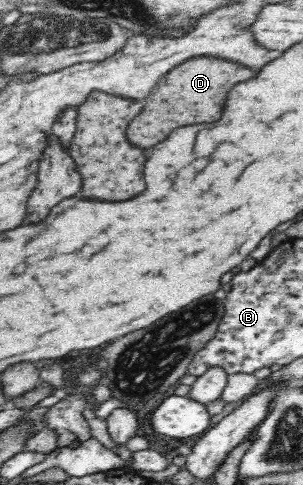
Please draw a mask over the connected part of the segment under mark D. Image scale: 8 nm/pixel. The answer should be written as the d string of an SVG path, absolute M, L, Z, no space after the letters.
M194 57L184 61L180 67L174 67L164 75L164 79L152 89L146 97L146 105L136 115L136 119L128 127L128 139L142 149L154 147L164 141L172 129L194 125L194 123L212 123L220 119L228 89L238 83L254 77L254 71L248 65L220 59L220 57Z

